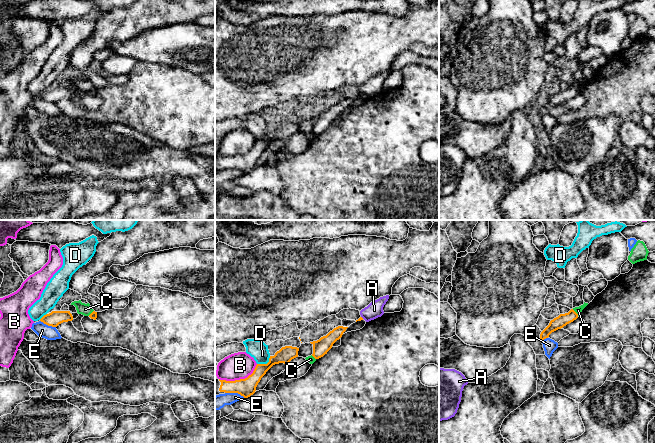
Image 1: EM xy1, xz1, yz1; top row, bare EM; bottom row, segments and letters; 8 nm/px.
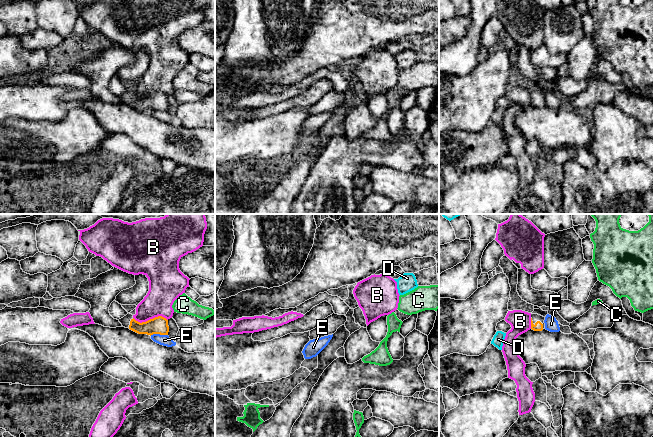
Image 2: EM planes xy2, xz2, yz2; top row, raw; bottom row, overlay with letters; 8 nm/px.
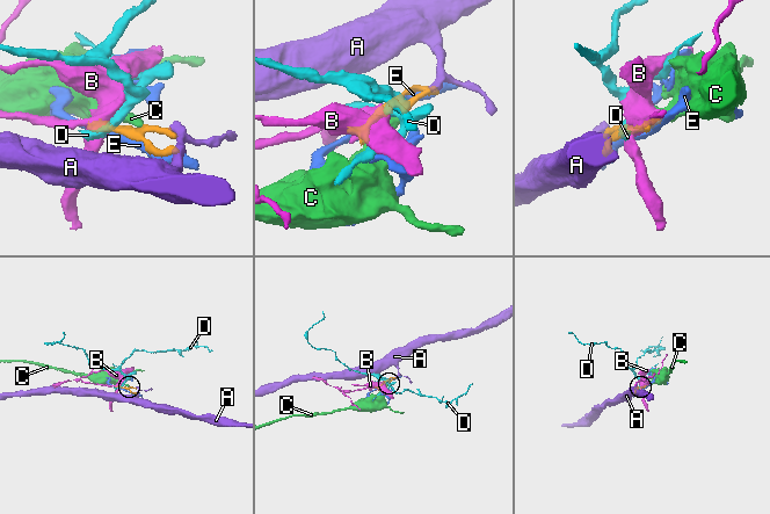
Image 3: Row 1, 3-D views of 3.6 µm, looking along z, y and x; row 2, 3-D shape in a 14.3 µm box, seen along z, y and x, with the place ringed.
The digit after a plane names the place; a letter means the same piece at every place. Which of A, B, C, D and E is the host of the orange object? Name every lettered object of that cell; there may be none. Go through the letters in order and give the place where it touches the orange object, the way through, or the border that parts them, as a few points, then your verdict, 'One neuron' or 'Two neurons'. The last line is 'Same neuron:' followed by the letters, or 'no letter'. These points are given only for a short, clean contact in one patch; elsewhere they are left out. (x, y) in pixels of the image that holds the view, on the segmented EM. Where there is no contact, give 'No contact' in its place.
A: No contact. Two neurons
B: Touches orange at xz1 (240, 379). Boundary: xz1 (257, 364), (254, 370), (244, 378), (234, 380), (219, 379). Two neurons
C: Touches orange at yz1 (575, 312). Two neurons
D: Touches orange at xz1 (265, 364). Boundary: xz1 (270, 356), (266, 363), (257, 364). Two neurons
E: Touches orange at xz1 (235, 392). Two neurons
Same neuron: no letter

